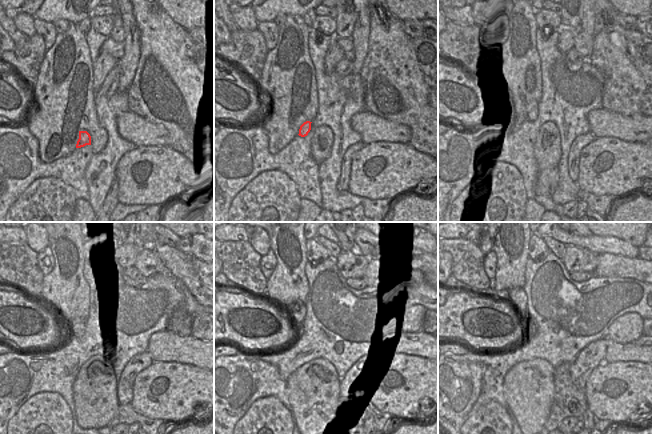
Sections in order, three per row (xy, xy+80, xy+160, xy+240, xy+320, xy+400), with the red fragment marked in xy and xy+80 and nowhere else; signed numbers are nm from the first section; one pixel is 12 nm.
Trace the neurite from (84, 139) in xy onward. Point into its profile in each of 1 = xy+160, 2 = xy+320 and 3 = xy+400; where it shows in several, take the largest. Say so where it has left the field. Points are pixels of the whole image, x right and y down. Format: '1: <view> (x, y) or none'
1: xy+160 (530, 114)
2: xy+320 (297, 310)
3: xy+400 (517, 297)

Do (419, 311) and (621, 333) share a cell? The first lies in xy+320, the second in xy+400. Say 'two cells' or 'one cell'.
one cell

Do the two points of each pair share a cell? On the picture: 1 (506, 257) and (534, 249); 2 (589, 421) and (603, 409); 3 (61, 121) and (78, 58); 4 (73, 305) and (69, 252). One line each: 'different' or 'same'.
1: different
2: different
3: same
4: same

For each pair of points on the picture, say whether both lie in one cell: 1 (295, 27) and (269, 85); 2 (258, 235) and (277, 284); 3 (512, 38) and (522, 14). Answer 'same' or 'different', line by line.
1: same
2: different
3: same

